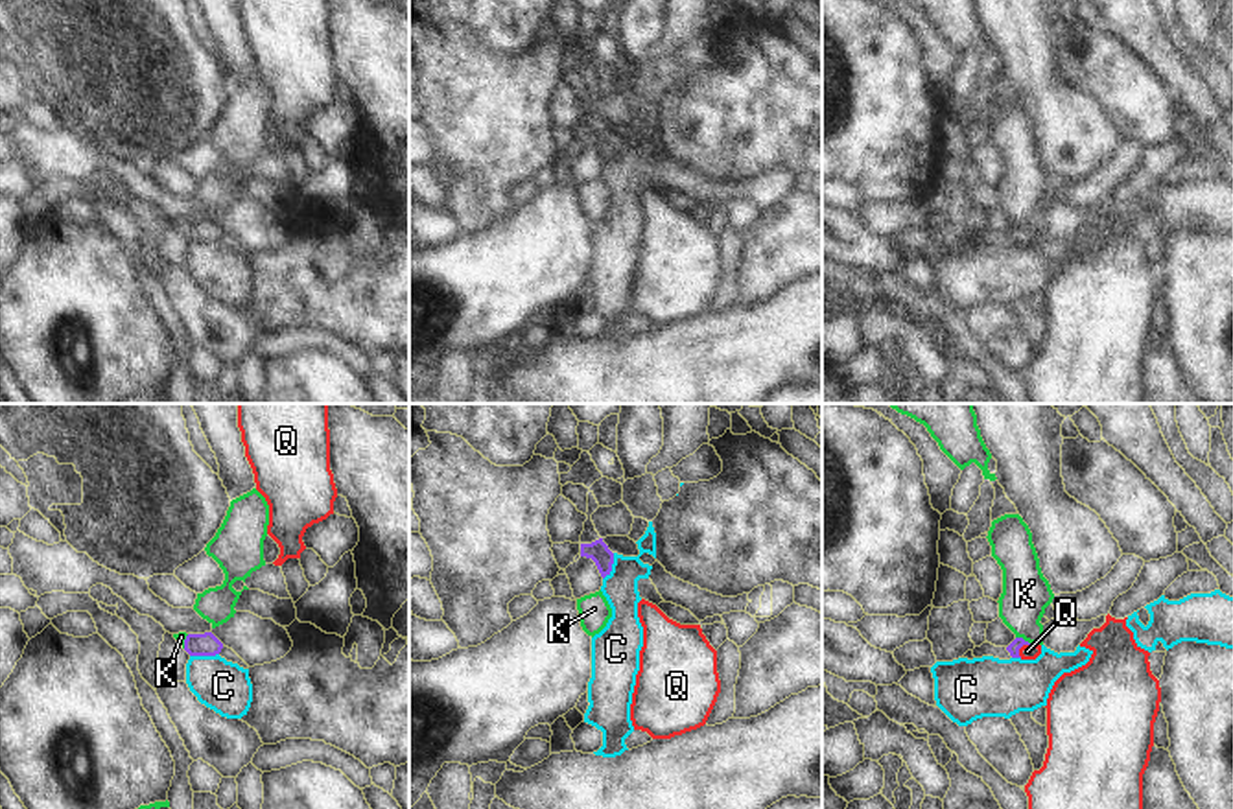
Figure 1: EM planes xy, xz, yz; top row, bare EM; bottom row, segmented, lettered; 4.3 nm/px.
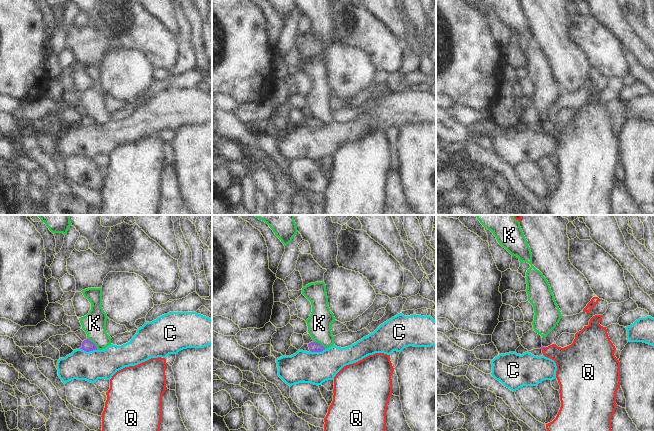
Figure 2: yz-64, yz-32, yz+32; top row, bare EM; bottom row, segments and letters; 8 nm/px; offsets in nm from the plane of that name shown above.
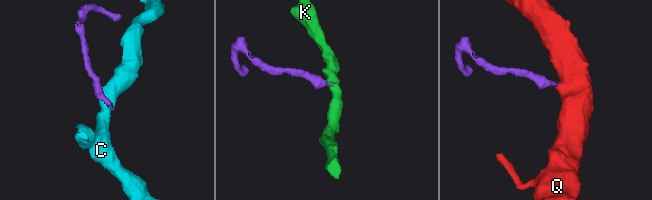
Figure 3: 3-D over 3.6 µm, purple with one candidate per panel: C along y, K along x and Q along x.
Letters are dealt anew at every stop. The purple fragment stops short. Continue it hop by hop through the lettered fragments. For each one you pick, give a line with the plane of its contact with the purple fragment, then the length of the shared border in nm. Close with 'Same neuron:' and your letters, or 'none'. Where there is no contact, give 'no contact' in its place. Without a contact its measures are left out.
Q: yz | 80 nm
Same neuron: Q

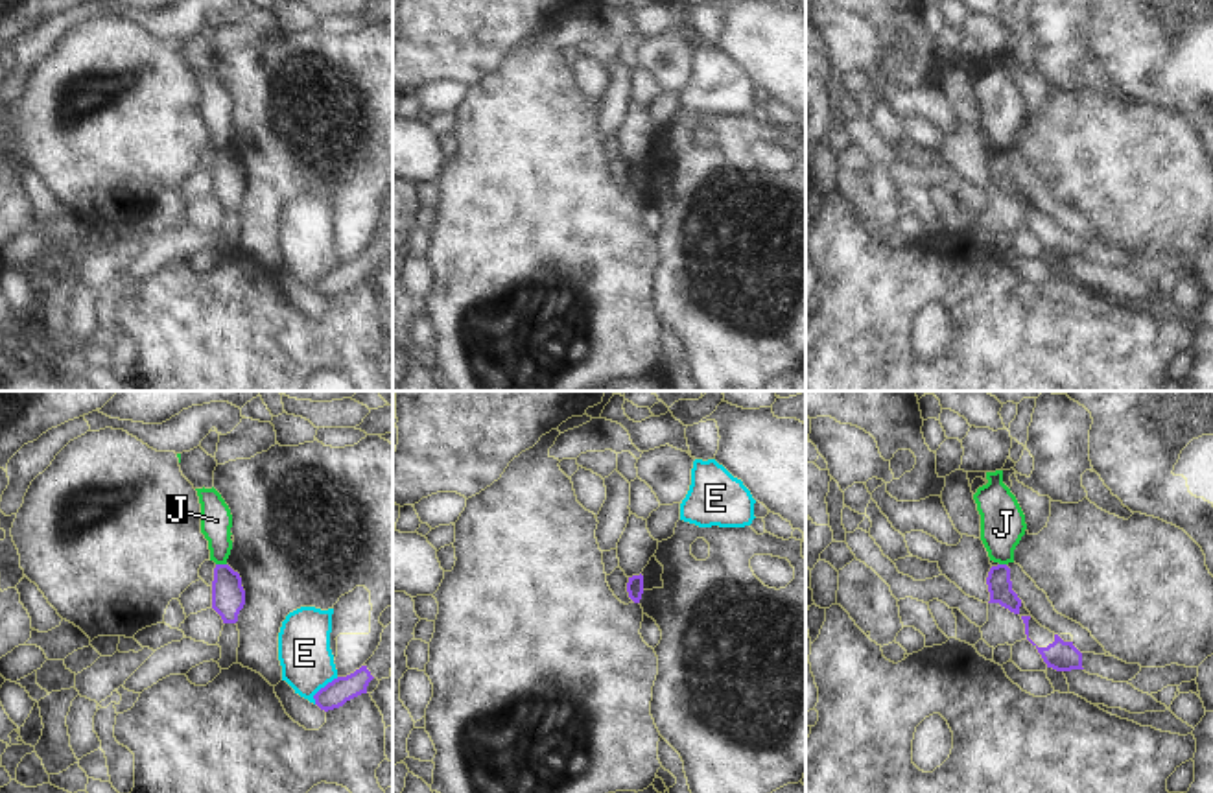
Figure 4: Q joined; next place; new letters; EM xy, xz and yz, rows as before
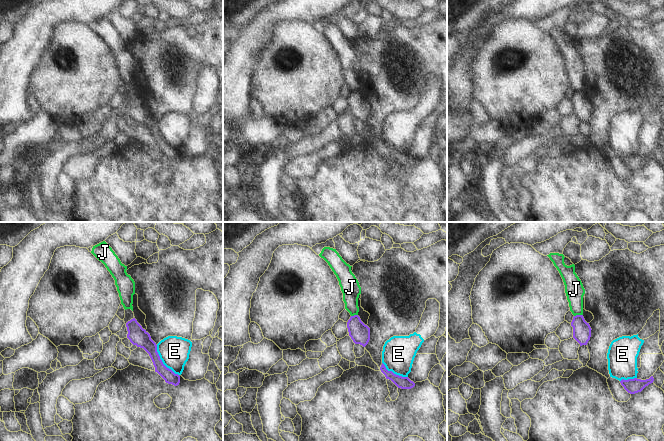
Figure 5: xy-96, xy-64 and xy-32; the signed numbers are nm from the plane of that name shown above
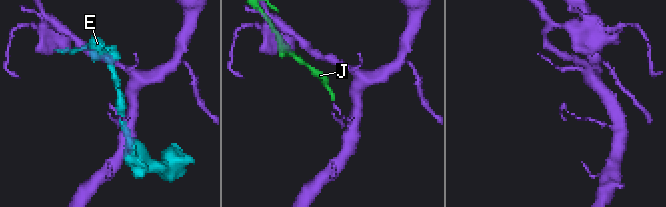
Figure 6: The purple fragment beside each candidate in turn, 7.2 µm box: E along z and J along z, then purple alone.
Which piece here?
Same neuron: none

